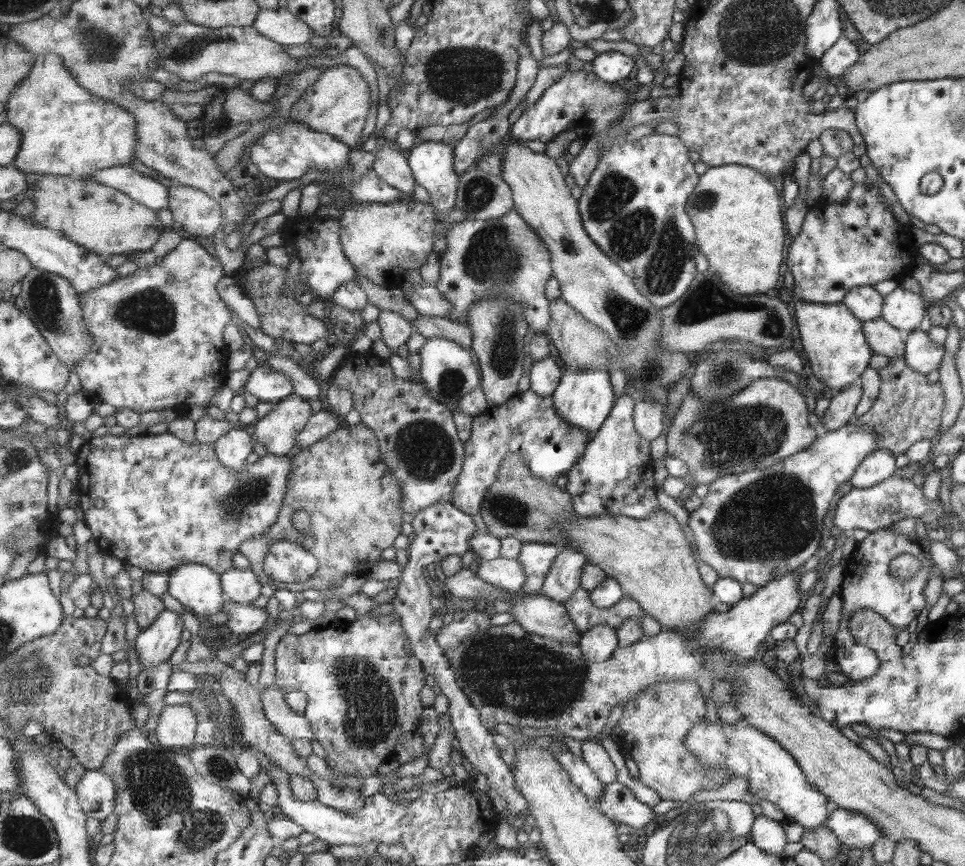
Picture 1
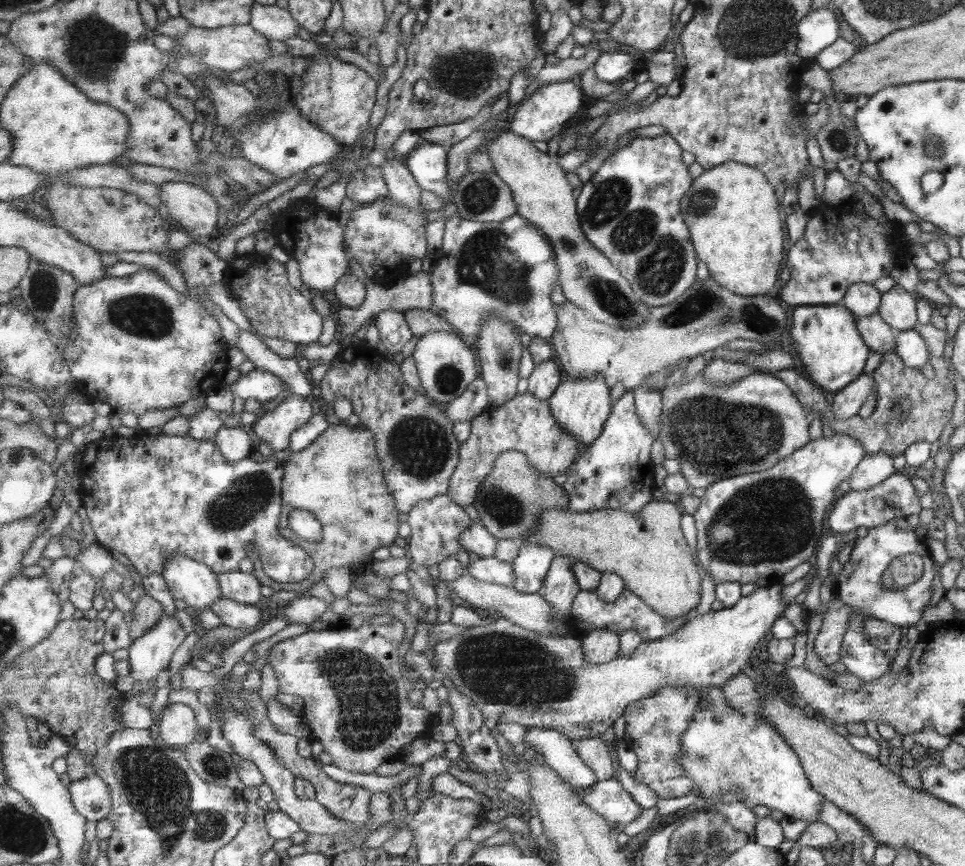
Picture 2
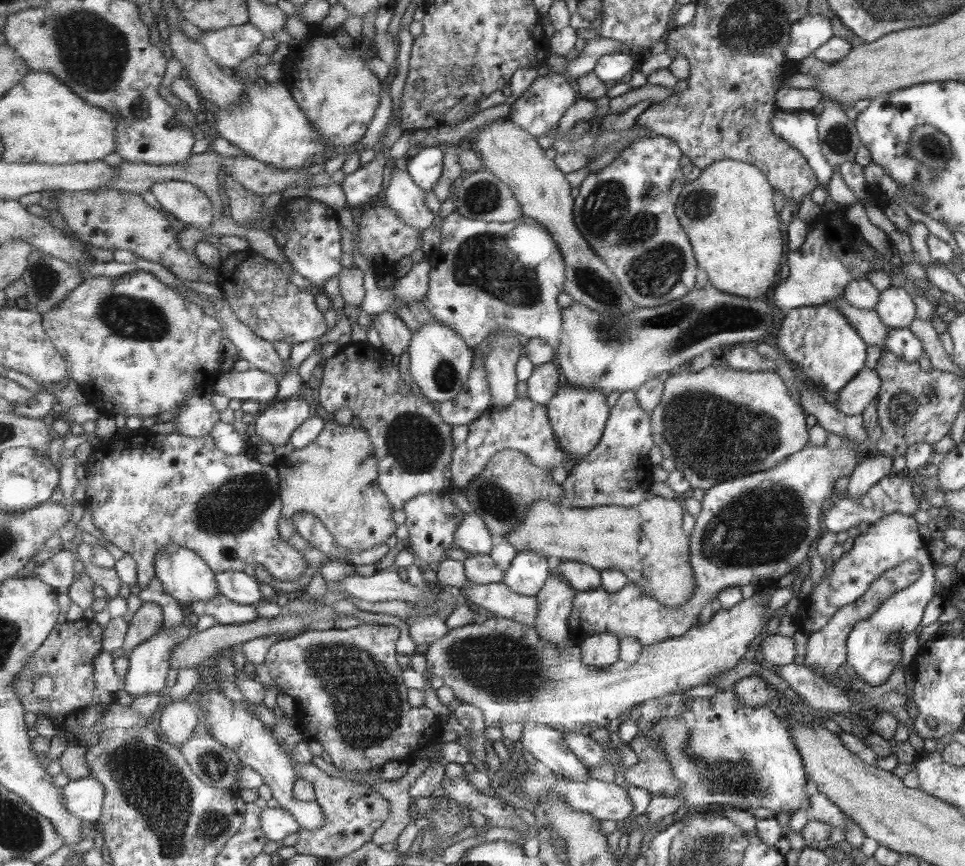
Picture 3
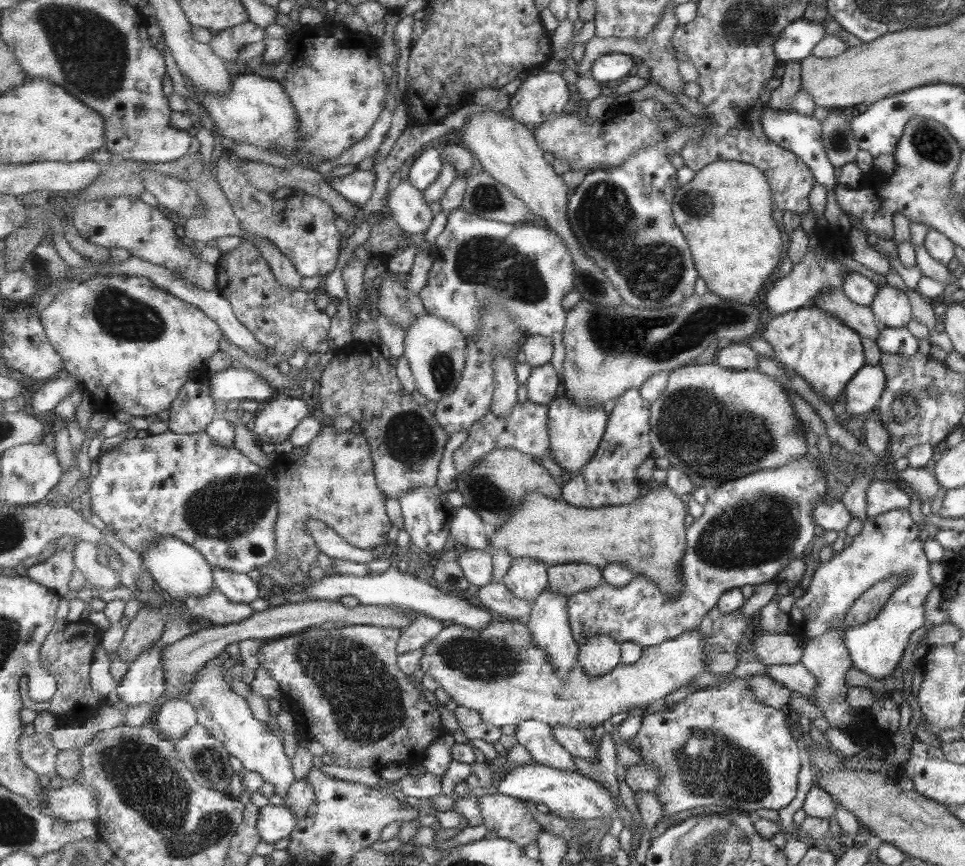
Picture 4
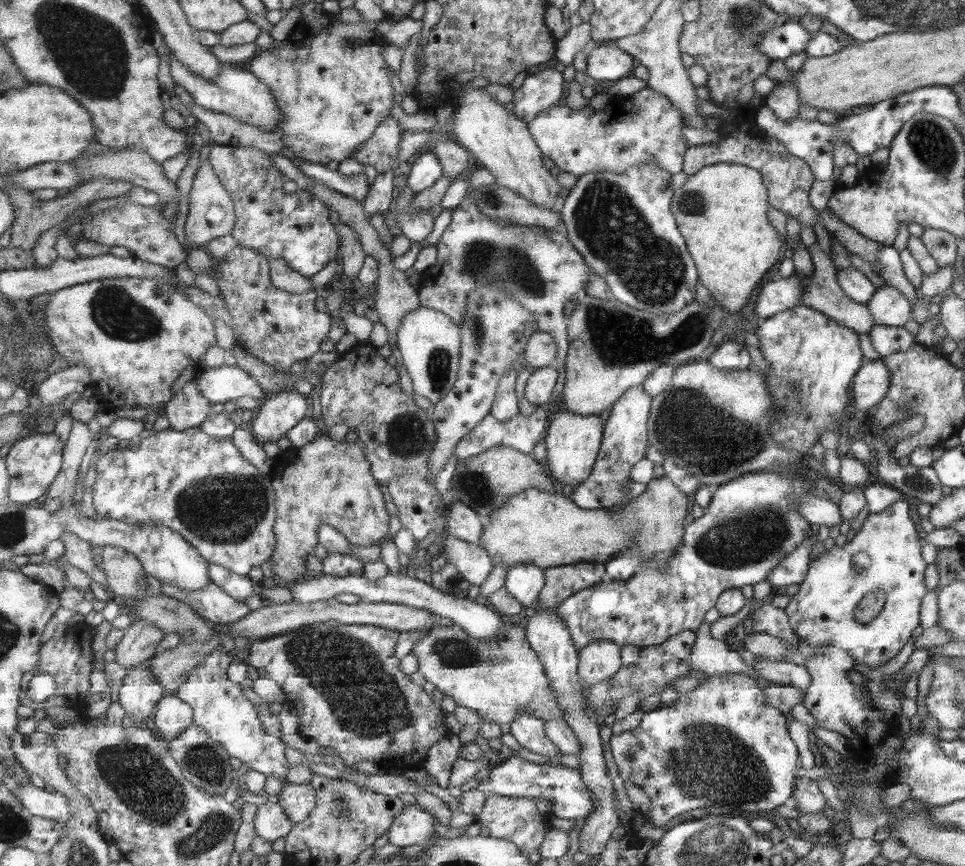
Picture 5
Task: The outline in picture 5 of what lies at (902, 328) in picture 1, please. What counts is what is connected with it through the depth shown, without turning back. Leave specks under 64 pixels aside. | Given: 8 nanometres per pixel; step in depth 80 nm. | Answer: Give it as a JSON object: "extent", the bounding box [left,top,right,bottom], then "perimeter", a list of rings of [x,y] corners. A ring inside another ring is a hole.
{"extent":[864,286,909,327],"perimeter":[[[892,286],[877,287],[864,305],[871,314],[873,325],[903,327],[909,320],[909,300]]]}

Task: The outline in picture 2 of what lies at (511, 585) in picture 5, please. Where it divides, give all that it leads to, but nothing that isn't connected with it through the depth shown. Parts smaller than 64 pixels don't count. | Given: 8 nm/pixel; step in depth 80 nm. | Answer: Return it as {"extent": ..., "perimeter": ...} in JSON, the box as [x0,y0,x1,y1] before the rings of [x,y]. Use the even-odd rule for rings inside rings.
{"extent":[512,542,556,594],"perimeter":[[[520,542],[520,554],[512,563],[515,571],[514,588],[524,594],[539,593],[556,556],[551,548]]]}

